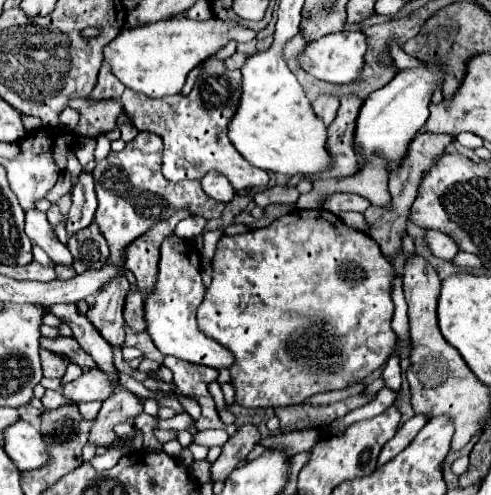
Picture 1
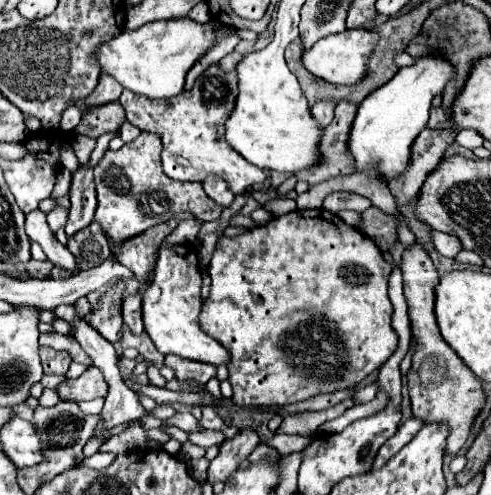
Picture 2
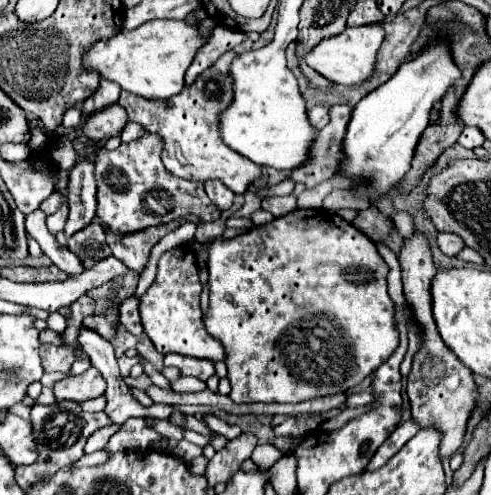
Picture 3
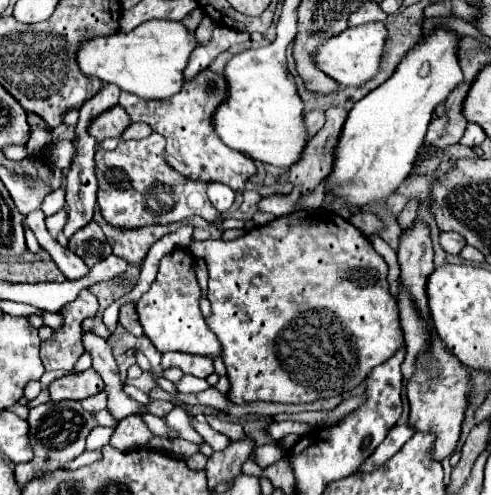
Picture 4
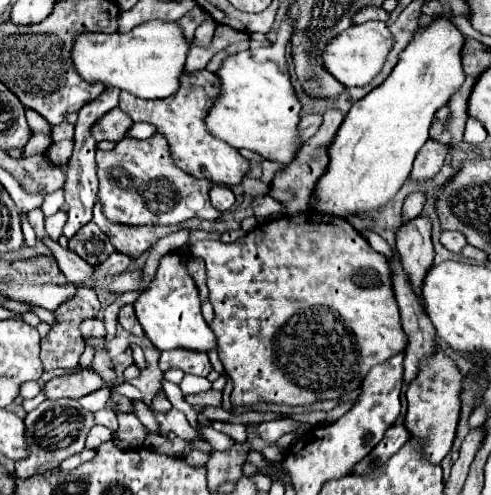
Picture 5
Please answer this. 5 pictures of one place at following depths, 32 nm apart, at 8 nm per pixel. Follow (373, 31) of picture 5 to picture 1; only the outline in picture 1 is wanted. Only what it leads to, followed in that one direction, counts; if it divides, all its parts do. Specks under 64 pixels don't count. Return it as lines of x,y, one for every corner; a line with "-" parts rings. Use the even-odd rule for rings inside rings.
344,30
338,34
328,34
308,44
302,56
298,56
298,62
308,74
312,74
318,80
332,82
332,84
350,84
358,80
358,76
362,74
364,56
368,52
368,42
370,42
370,36
360,30

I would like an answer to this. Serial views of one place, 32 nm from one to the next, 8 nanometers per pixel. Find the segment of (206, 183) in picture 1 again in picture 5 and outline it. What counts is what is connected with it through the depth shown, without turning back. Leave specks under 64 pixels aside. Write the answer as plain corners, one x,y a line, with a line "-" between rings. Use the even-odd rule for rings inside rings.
216,184
212,186
212,192
210,192
210,202
214,208
218,208
220,212
226,212
232,208
234,204
234,194
230,188
222,186
222,184

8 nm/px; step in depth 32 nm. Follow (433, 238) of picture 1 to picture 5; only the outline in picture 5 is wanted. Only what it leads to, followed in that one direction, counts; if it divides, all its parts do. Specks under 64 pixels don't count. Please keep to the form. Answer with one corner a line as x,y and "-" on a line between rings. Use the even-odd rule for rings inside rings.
442,232
442,244
452,252
462,252
466,246
466,236
460,236
460,232

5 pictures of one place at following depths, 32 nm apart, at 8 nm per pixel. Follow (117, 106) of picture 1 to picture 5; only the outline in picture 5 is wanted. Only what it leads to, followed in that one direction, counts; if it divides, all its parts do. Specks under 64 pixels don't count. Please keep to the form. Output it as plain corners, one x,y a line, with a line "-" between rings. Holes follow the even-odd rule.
114,108
112,112
108,112
106,116
102,116
96,126
92,128
92,136
100,142
100,140
110,140
110,142
118,142
126,136
126,132
132,128
132,120
120,112
120,108

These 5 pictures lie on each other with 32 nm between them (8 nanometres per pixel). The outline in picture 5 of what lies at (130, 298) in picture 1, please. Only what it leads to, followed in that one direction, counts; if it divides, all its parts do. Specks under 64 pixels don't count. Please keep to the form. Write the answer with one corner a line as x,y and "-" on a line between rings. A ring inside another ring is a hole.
126,304
120,308
120,314
118,314
118,324
128,330
130,334
134,336
144,336
142,328
140,328
140,322
136,320
136,314
132,312
132,304

